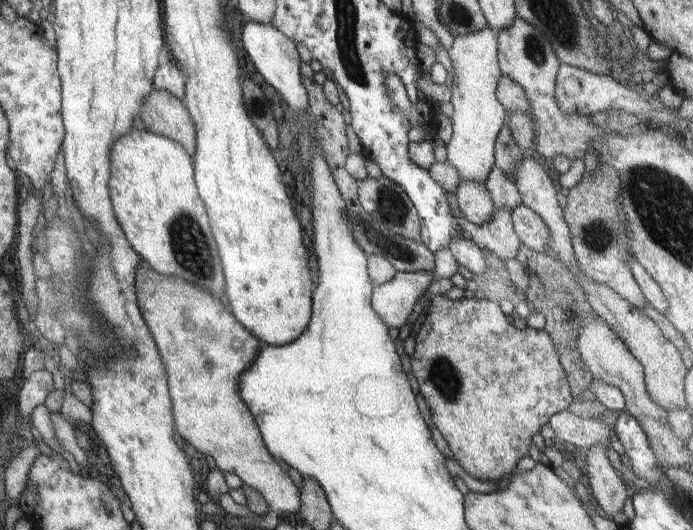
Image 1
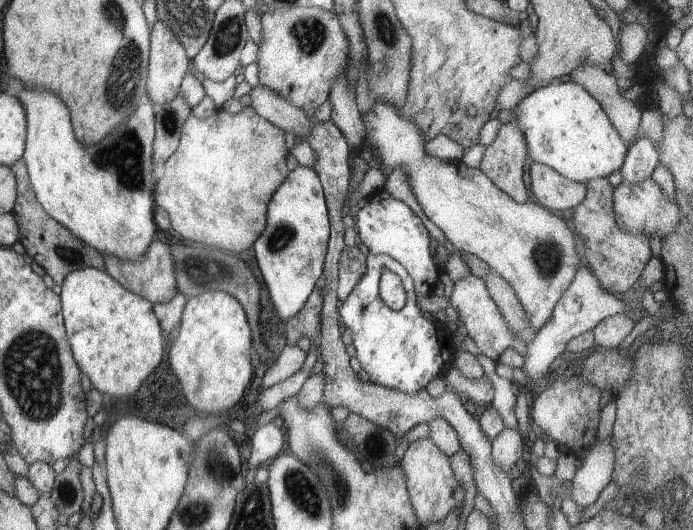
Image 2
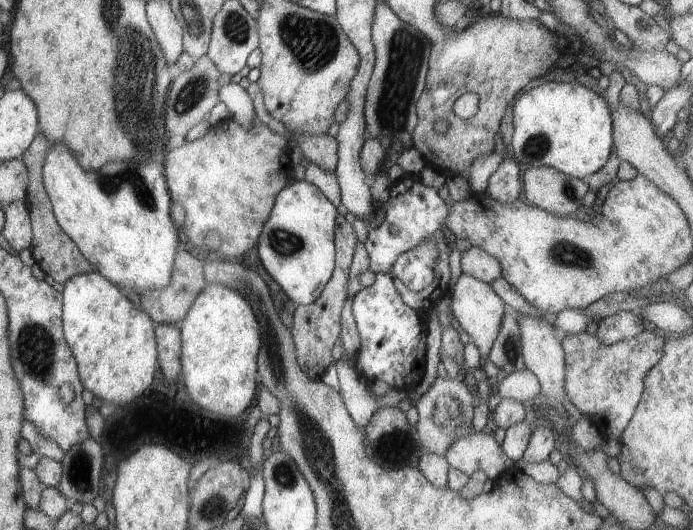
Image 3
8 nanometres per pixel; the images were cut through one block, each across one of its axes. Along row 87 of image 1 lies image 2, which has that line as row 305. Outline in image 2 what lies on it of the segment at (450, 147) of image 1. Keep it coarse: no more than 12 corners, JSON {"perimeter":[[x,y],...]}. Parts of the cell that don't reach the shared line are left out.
{"perimeter":[[482,278],[454,282],[449,303],[481,354],[525,356]]}

